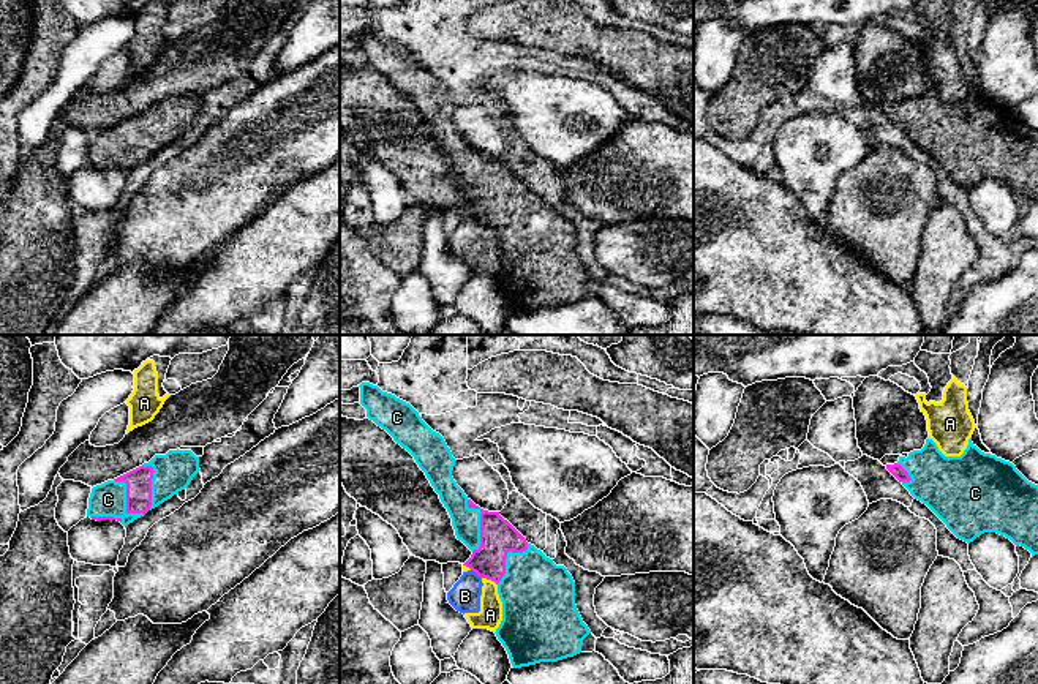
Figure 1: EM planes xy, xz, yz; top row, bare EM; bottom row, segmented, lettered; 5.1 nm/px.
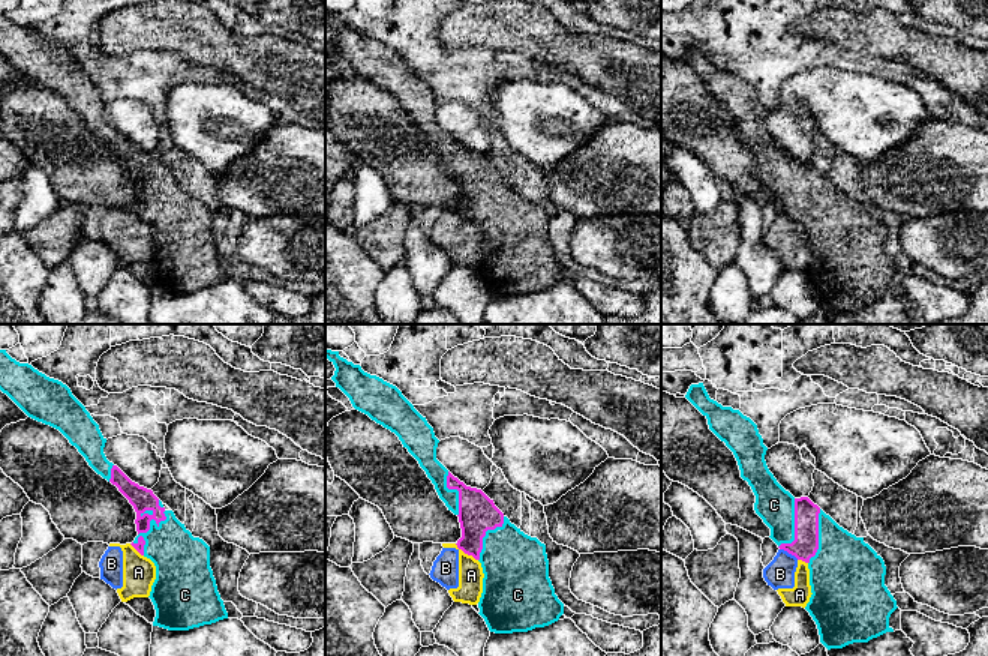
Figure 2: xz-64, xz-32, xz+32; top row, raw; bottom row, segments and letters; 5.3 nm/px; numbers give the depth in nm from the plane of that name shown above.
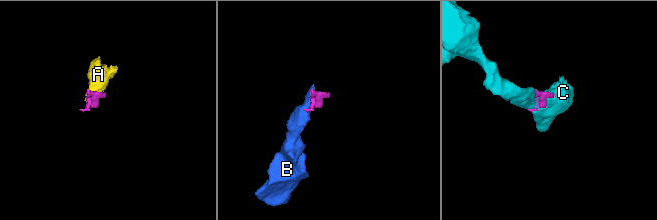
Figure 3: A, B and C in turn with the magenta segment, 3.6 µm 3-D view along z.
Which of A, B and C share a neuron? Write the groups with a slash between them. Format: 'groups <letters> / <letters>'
groups A B / C

